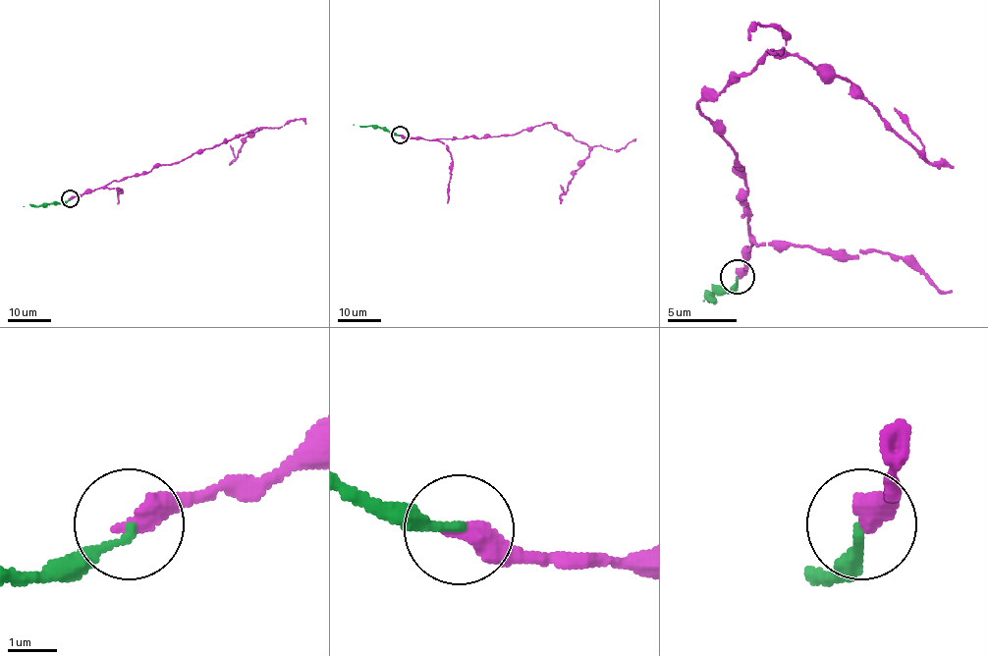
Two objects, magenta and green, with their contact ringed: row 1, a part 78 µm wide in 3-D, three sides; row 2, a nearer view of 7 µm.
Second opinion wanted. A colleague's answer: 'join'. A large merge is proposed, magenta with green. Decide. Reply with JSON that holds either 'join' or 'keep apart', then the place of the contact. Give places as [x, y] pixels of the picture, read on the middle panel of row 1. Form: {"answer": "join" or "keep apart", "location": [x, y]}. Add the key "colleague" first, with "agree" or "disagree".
{"colleague": "agree", "answer": "join", "location": [400, 135]}

